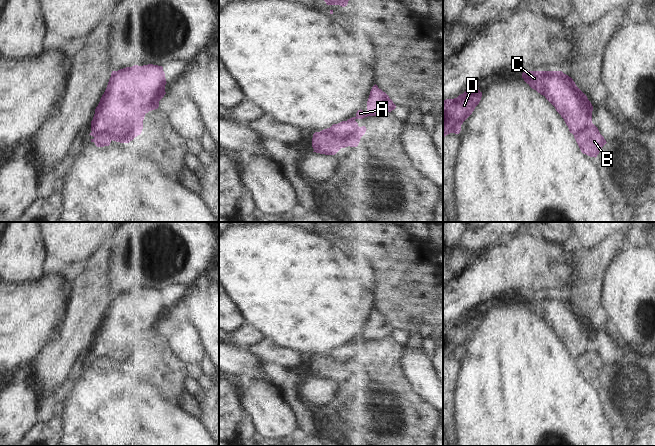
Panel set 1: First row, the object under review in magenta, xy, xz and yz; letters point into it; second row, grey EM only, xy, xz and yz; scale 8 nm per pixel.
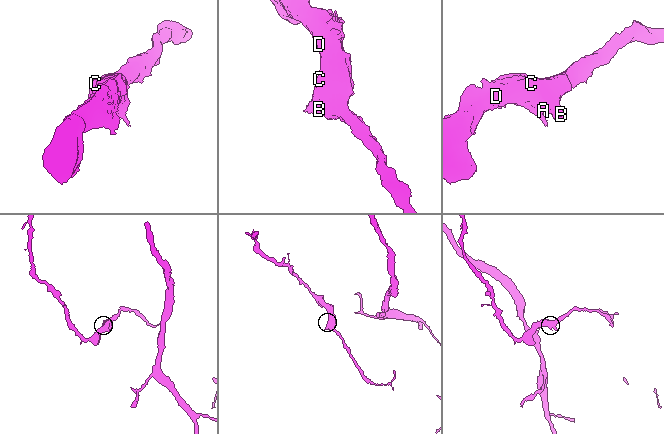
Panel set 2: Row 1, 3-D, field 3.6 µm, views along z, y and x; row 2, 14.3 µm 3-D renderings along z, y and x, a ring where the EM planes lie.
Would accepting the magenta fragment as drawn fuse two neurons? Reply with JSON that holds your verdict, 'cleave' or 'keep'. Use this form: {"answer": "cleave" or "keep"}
{"answer": "cleave"}

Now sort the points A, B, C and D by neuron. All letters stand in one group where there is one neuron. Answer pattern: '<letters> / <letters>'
A C D / B

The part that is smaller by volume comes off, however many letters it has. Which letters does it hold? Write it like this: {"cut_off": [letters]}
{"cut_off": ["B"]}

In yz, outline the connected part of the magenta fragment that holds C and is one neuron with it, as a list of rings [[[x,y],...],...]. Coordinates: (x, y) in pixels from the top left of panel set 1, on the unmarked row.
[[[526,295],[522,302],[555,331],[574,360],[592,347],[591,326],[562,295]]]

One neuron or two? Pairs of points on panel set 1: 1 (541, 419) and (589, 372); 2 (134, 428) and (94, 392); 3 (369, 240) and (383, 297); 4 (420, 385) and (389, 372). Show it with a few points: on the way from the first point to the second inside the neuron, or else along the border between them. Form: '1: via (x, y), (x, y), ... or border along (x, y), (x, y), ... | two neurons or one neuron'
1: border along (573, 360), (579, 373), (595, 382), (599, 395) | two neurons
2: via (124, 422), (104, 402) | one neuron
3: via (387, 244), (397, 254), (397, 279) | one neuron
4: border along (403, 357), (406, 378), (412, 388), (424, 397) | two neurons

